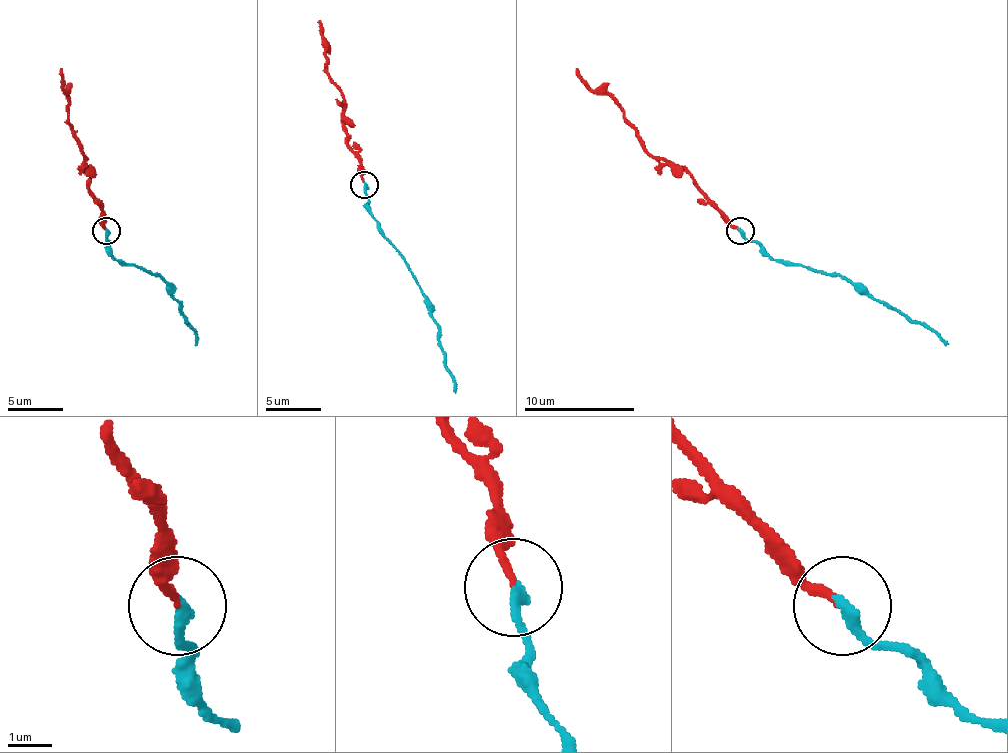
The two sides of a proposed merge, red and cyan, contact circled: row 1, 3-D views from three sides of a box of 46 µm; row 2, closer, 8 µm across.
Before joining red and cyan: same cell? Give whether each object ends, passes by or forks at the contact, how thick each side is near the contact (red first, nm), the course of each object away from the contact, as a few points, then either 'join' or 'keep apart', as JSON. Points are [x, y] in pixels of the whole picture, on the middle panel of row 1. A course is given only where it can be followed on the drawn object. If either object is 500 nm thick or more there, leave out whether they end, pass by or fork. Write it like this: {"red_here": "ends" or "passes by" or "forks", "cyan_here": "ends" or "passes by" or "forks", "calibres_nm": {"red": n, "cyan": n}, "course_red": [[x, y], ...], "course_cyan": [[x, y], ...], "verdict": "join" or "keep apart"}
{"red_here": "ends", "cyan_here": "ends", "calibres_nm": {"red": 170, "cyan": 280}, "course_red": [[364, 184], [361, 159], [347, 145], [344, 96], [328, 76], [325, 38], [319, 21]], "course_cyan": [[364, 184], [377, 231], [399, 253], [435, 319], [455, 390]], "verdict": "keep apart"}

